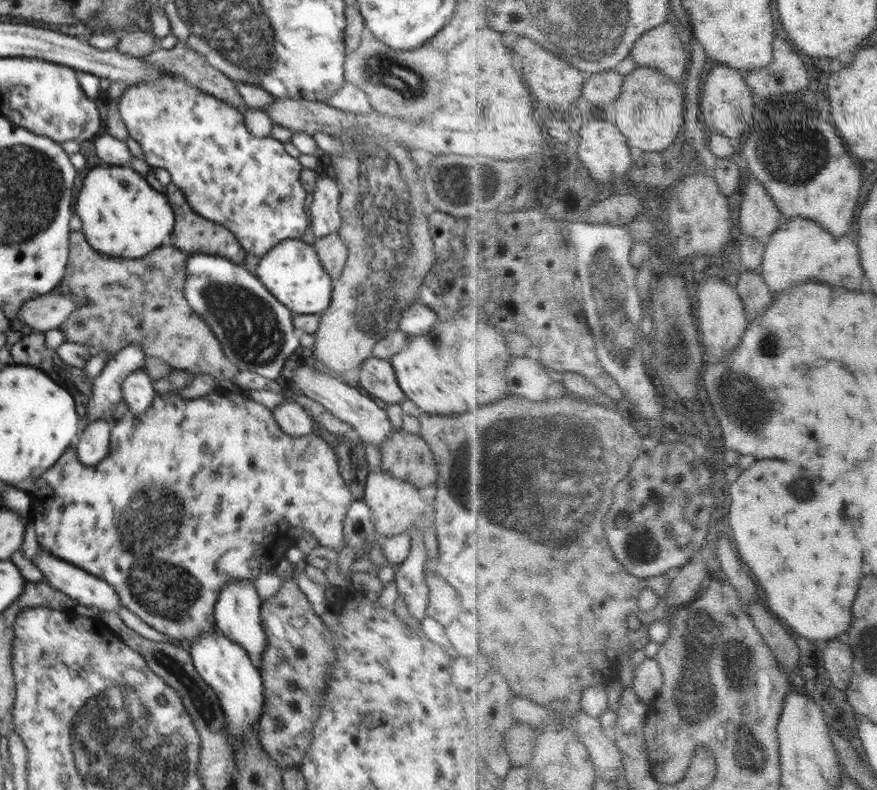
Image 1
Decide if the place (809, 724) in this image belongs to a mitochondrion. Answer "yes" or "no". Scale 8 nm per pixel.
no

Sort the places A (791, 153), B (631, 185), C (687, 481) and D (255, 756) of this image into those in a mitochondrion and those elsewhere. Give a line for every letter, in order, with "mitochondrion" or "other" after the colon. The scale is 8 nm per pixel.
A: mitochondrion
B: other
C: other
D: other

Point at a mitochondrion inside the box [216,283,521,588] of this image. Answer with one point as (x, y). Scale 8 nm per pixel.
(371, 325)

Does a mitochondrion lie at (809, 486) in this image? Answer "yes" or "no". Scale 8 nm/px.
yes

